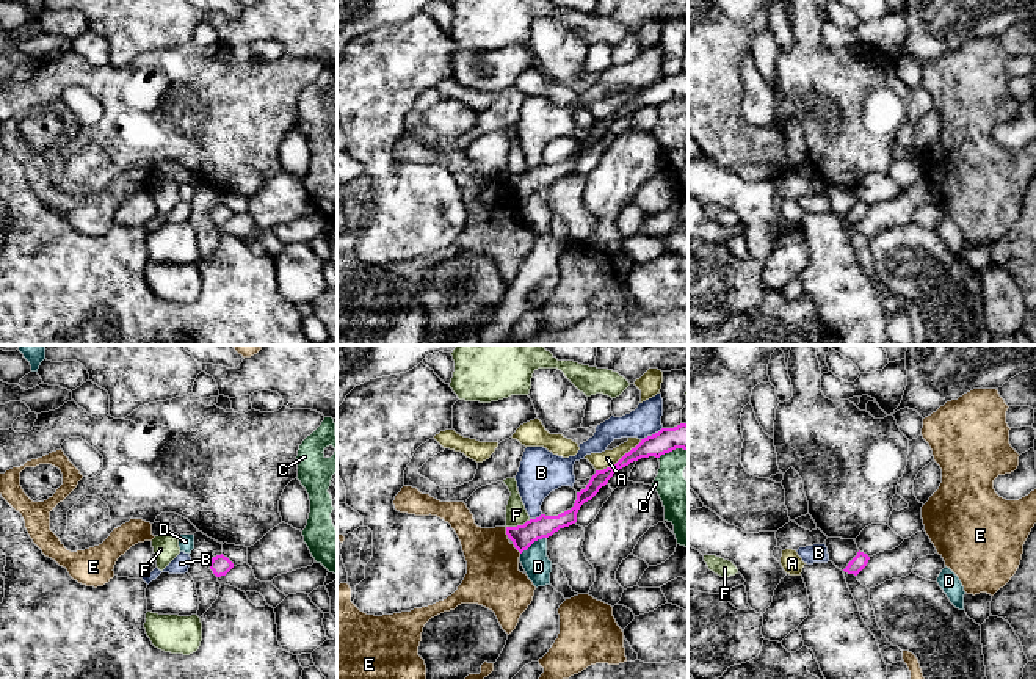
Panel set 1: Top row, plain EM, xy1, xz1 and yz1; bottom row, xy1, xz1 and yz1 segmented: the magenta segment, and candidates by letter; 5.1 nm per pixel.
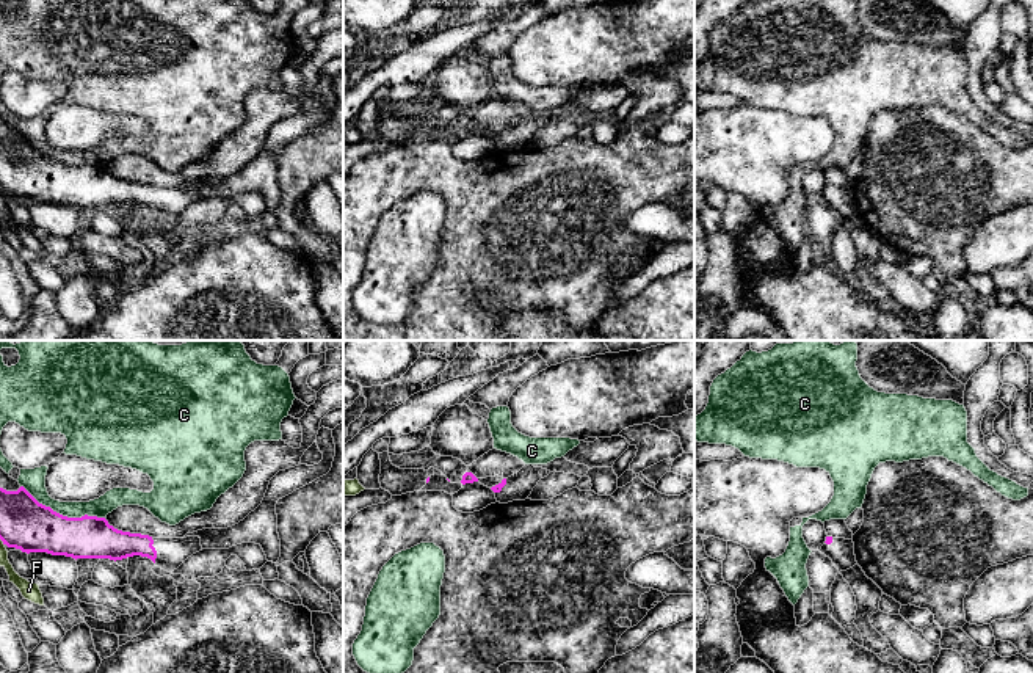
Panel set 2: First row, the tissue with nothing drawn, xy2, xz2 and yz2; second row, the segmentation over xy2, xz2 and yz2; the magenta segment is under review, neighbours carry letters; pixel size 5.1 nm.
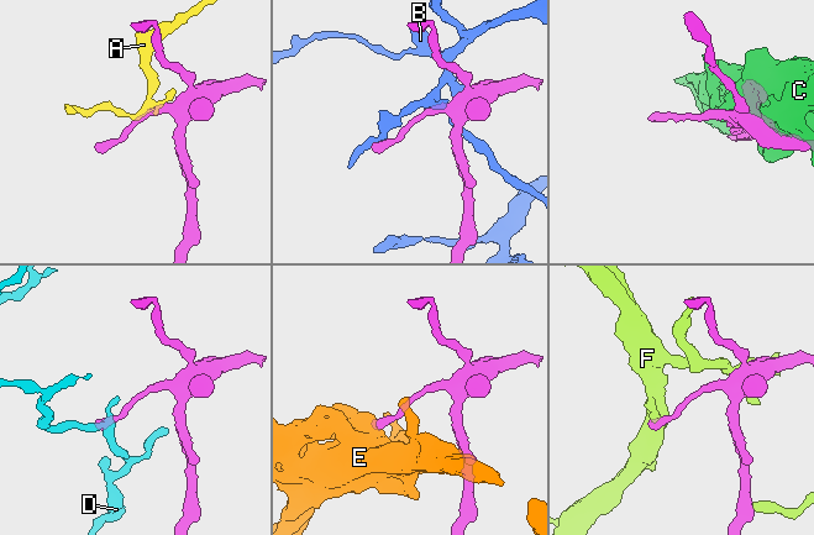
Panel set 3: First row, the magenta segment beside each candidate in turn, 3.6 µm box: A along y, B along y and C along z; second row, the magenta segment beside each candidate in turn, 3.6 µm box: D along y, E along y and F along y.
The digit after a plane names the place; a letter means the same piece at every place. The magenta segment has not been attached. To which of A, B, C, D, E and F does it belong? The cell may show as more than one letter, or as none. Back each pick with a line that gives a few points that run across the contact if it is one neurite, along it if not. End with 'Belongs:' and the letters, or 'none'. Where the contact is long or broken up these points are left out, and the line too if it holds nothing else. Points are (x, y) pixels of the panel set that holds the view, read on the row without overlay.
Belongs: none

